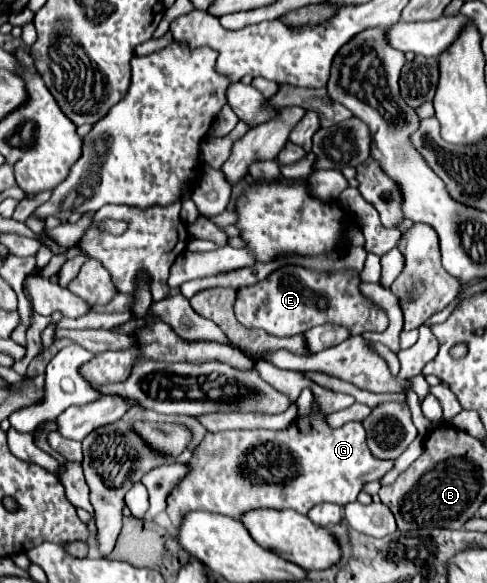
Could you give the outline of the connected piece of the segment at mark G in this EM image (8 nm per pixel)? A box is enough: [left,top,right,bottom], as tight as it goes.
[167,408,395,528]

